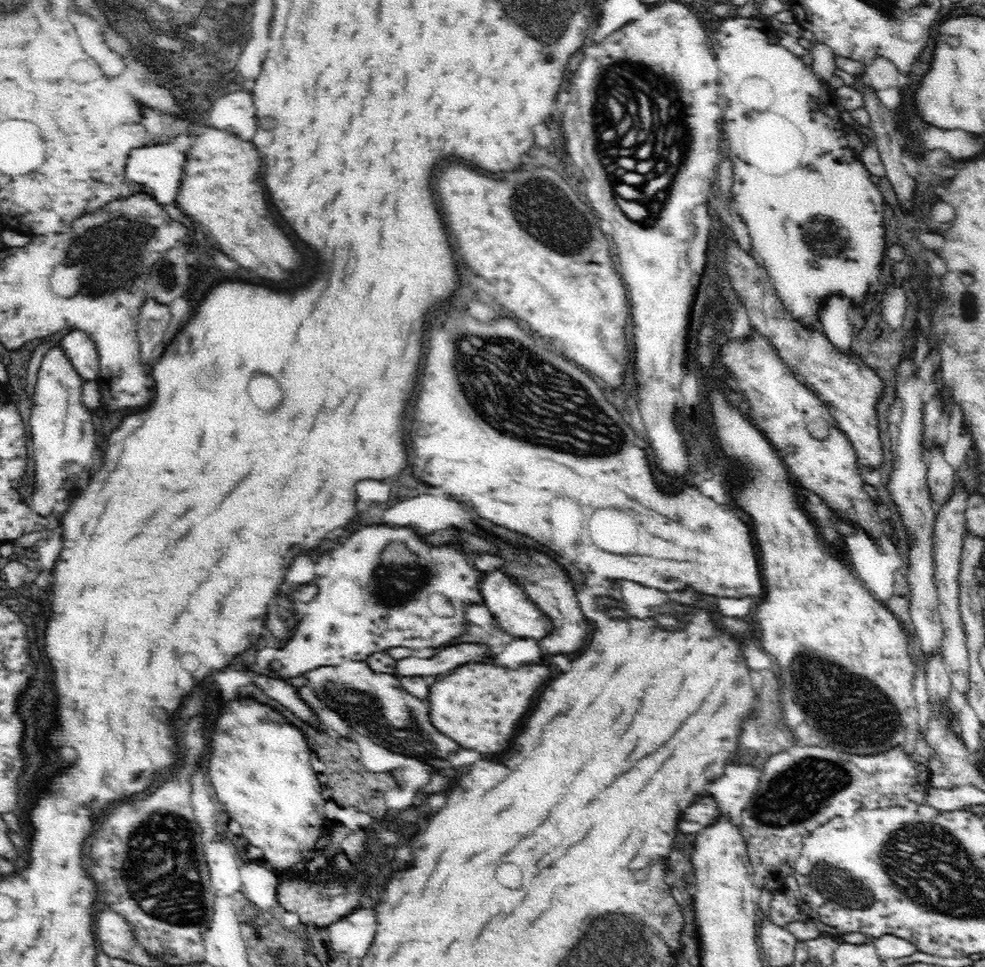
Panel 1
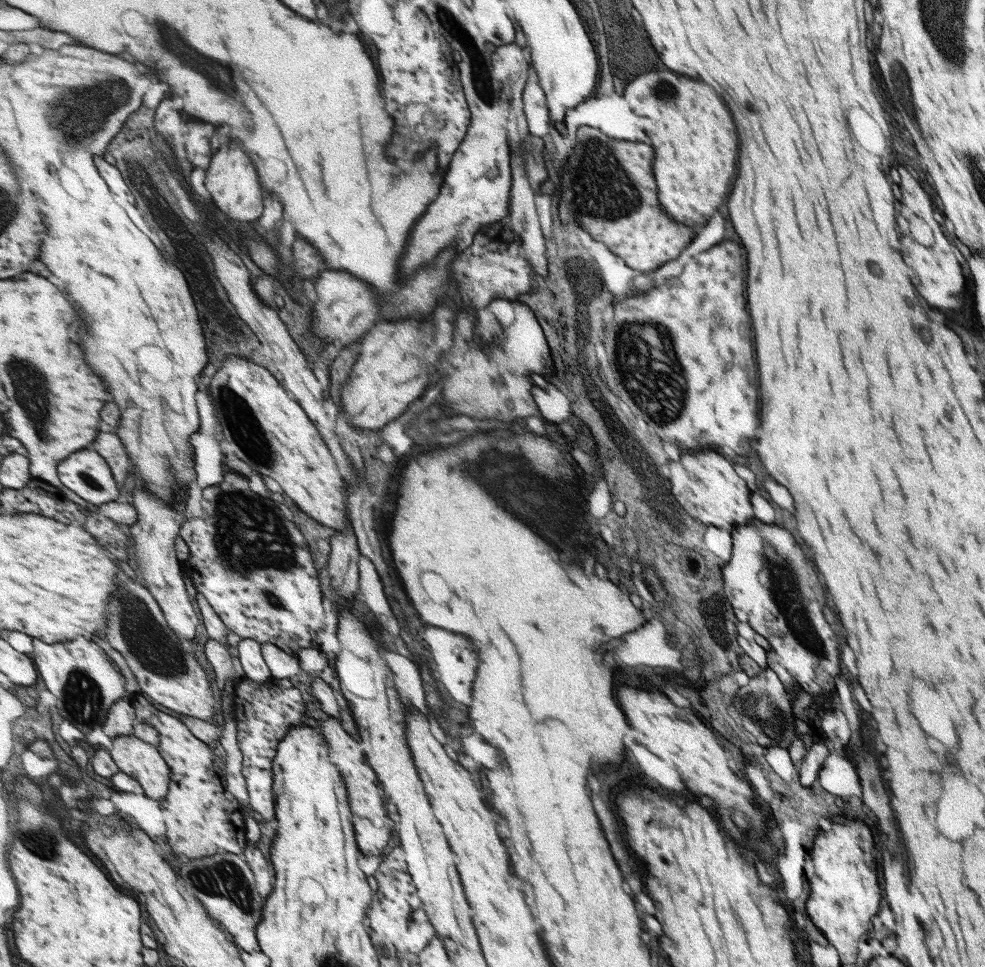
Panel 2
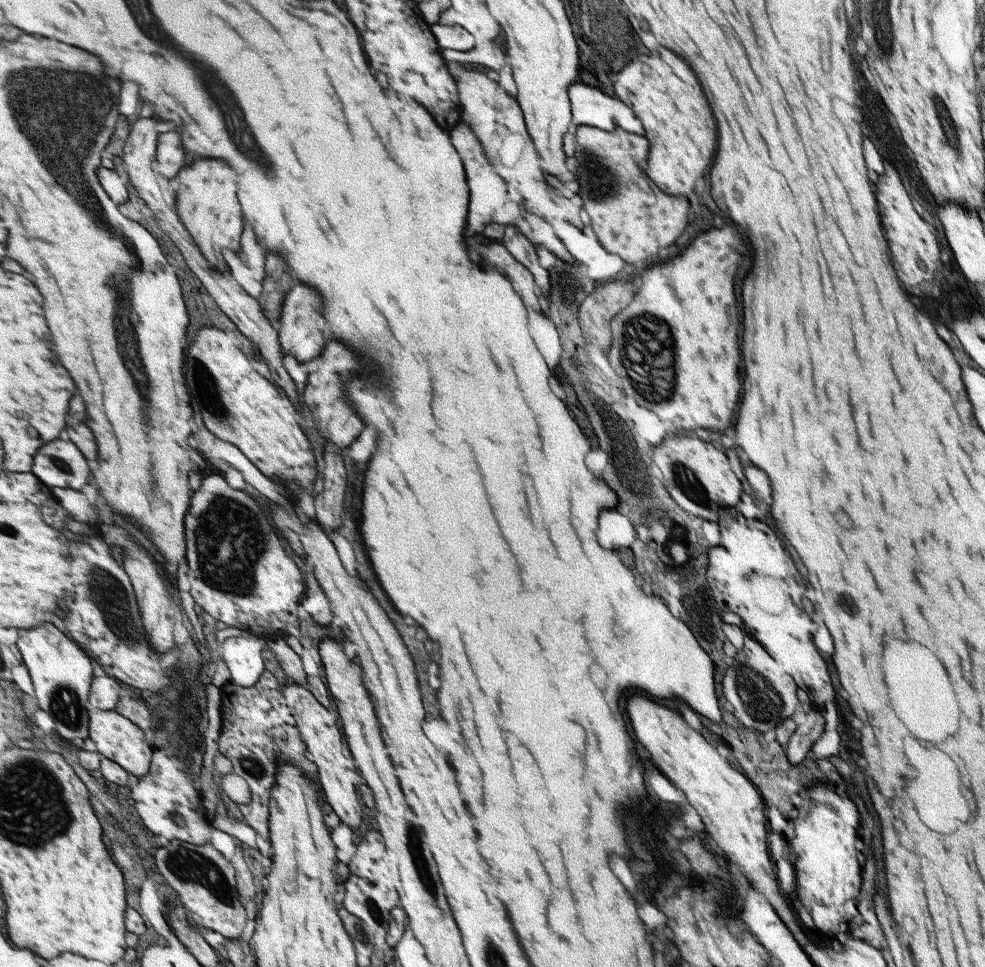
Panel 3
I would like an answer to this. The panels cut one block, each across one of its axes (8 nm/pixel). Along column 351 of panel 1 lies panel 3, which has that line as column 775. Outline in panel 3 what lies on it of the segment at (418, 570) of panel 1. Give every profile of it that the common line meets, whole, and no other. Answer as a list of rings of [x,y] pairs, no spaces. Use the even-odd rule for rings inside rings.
[[[735,508],[719,510],[721,544],[707,554],[705,588],[721,610],[735,612],[743,620],[743,630],[765,648],[765,652],[781,664],[794,683],[809,692],[817,706],[835,700],[833,688],[825,670],[825,662],[811,642],[815,624],[801,608],[801,594],[805,590],[803,578],[797,574],[793,560],[781,546],[781,540],[757,520],[747,520]],[[765,538],[765,540],[763,540]]]

